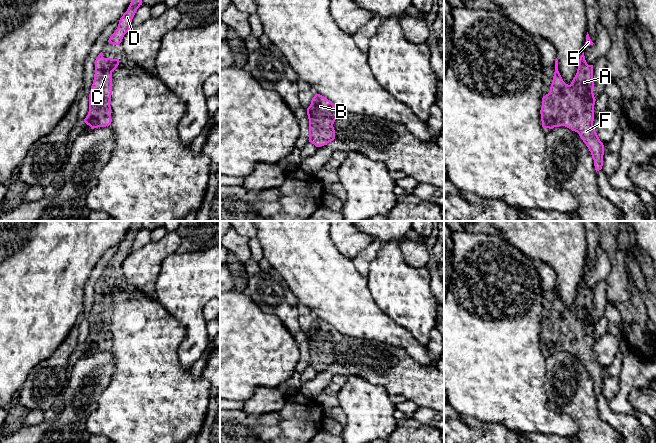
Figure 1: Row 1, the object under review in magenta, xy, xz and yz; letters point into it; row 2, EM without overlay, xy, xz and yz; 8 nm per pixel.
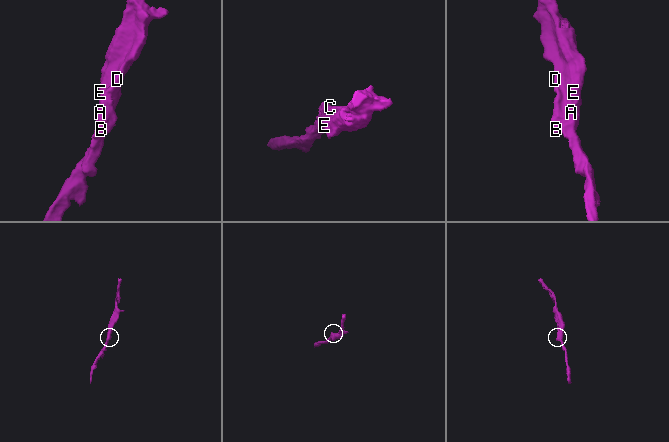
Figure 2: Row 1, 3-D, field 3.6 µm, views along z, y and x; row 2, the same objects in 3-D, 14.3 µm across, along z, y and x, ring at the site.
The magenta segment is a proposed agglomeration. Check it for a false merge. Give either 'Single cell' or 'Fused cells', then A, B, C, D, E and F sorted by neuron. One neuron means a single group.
Single cell. Groups: A B C D E F

